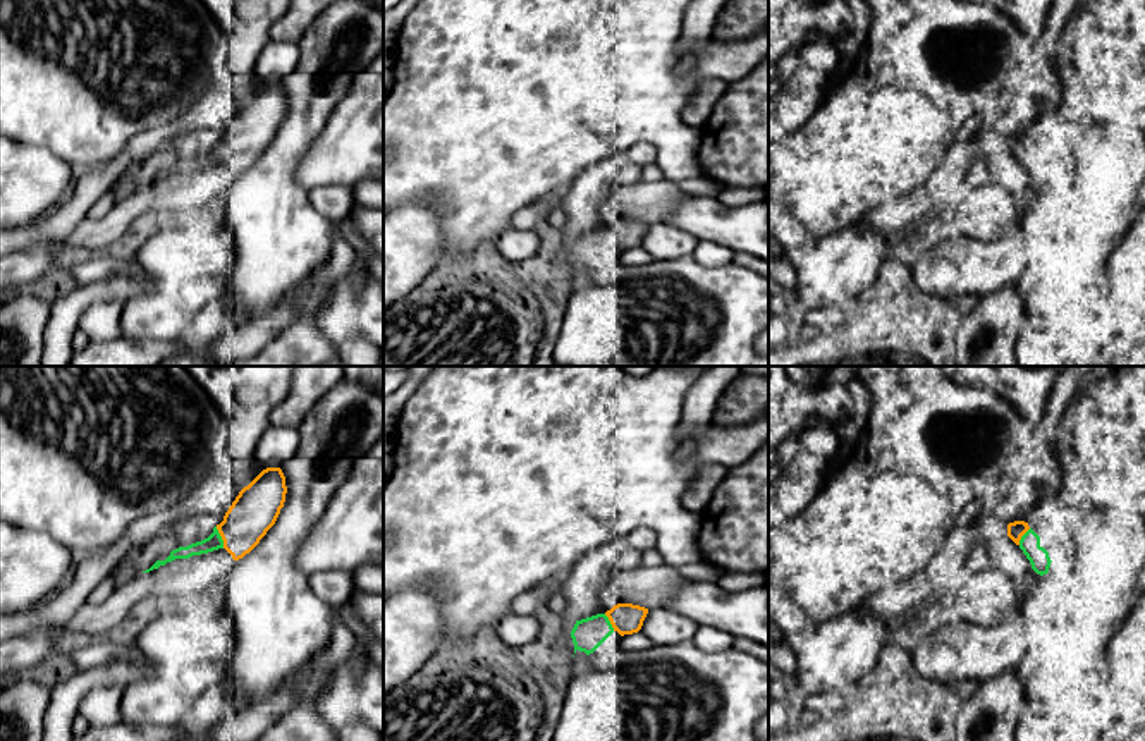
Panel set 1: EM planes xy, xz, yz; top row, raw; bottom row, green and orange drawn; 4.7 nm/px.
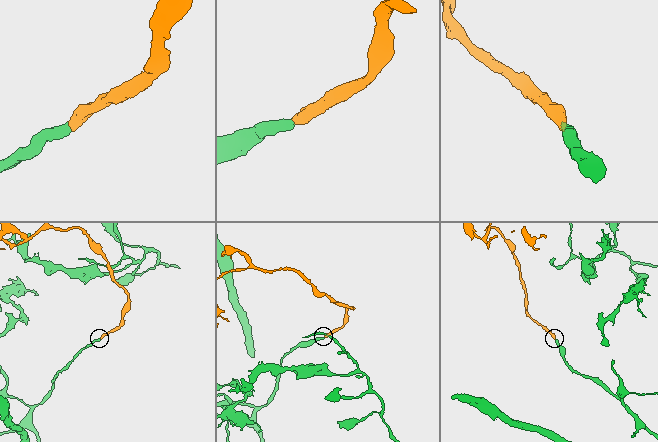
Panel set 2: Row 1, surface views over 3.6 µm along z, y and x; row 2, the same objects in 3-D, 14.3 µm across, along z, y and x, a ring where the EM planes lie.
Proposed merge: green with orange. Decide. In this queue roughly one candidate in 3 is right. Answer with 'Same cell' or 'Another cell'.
Same cell

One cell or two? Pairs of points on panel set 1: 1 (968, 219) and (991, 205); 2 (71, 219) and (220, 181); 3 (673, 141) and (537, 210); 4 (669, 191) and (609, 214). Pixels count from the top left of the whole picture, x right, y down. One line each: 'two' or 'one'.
1: one
2: two
3: two
4: one

